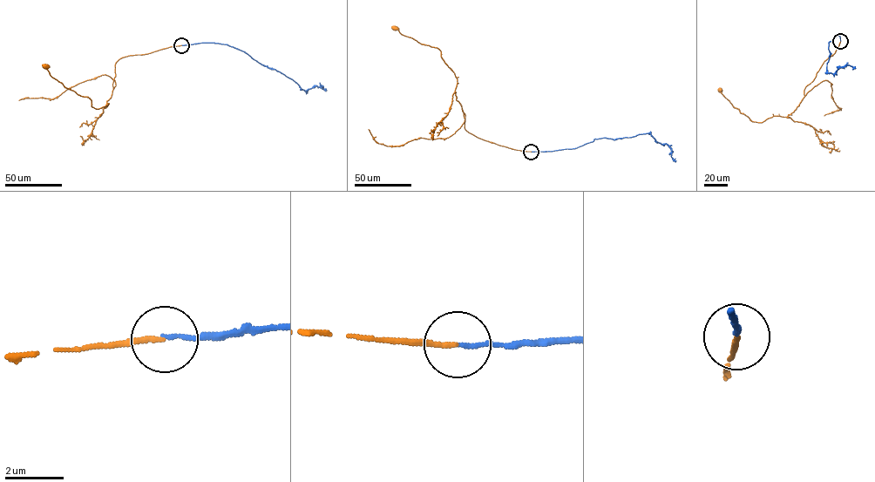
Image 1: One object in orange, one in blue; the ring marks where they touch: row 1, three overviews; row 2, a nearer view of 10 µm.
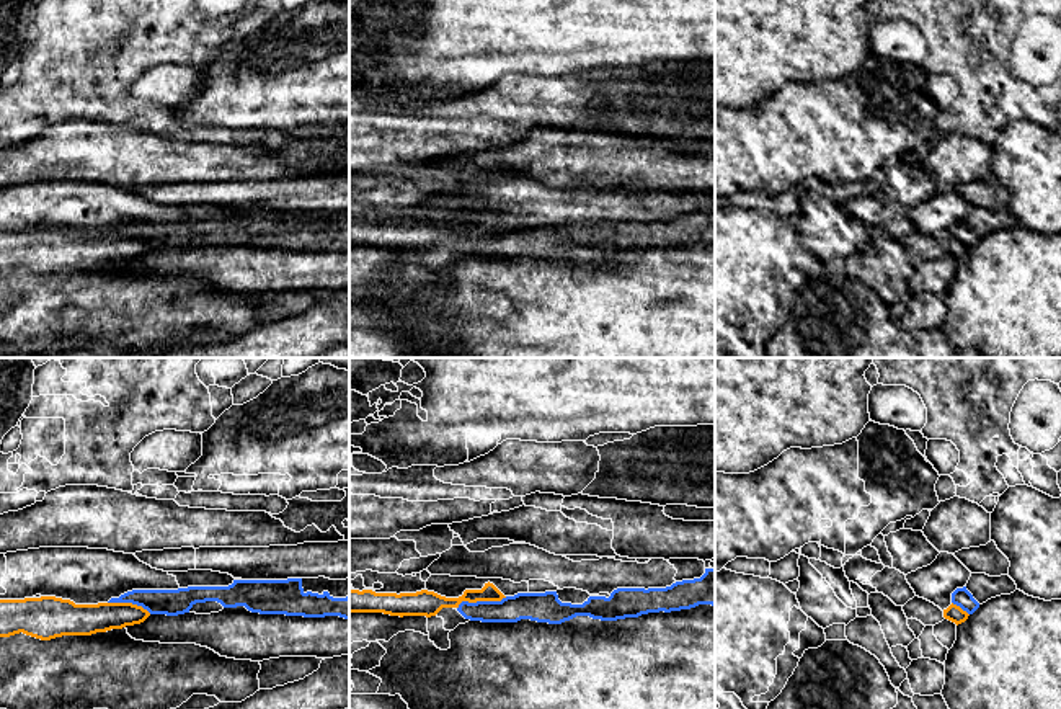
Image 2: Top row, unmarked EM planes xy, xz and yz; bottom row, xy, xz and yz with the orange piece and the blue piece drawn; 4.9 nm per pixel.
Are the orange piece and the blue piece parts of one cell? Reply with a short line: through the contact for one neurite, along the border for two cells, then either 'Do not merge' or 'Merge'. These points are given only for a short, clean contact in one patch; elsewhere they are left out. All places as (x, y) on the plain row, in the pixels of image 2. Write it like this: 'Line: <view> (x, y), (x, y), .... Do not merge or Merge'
Line: xz (430, 237), (480, 234), (492, 240), (519, 240). Merge

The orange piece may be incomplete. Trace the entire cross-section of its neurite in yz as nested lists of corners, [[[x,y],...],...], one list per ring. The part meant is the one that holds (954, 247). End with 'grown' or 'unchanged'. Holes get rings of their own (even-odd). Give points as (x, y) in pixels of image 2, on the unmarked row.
[[[966,221],[957,222],[952,227],[952,239],[943,243],[943,252],[958,260],[965,256],[978,242],[979,237],[973,232]]]; grown

